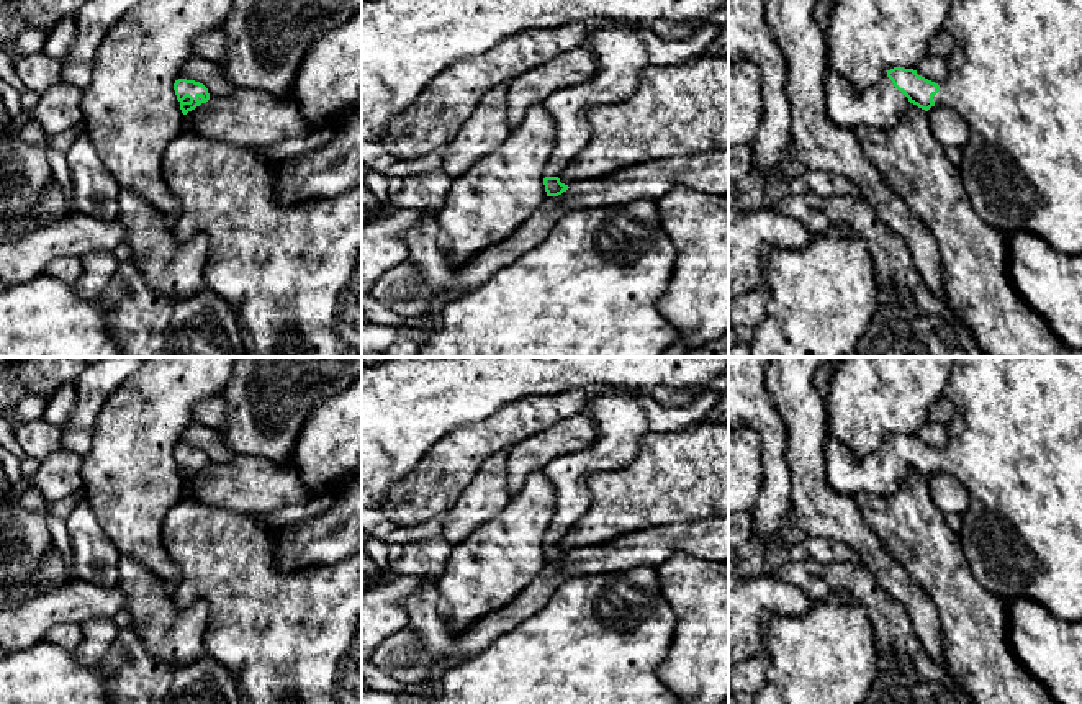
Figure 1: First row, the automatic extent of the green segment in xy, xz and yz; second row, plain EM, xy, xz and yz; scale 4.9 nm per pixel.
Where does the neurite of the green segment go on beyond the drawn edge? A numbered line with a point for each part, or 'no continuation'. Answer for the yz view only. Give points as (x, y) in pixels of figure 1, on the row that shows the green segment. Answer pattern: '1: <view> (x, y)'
1: yz (1015, 74)
2: yz (883, 105)

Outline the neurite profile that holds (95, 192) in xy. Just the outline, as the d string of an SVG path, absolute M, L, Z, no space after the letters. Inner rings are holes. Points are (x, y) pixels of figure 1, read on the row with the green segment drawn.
M87 131L65 152L74 210L98 221L118 219L119 185L103 165Z

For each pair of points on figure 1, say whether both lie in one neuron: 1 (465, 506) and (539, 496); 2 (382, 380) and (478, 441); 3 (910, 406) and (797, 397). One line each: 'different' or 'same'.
1: different
2: different
3: different

